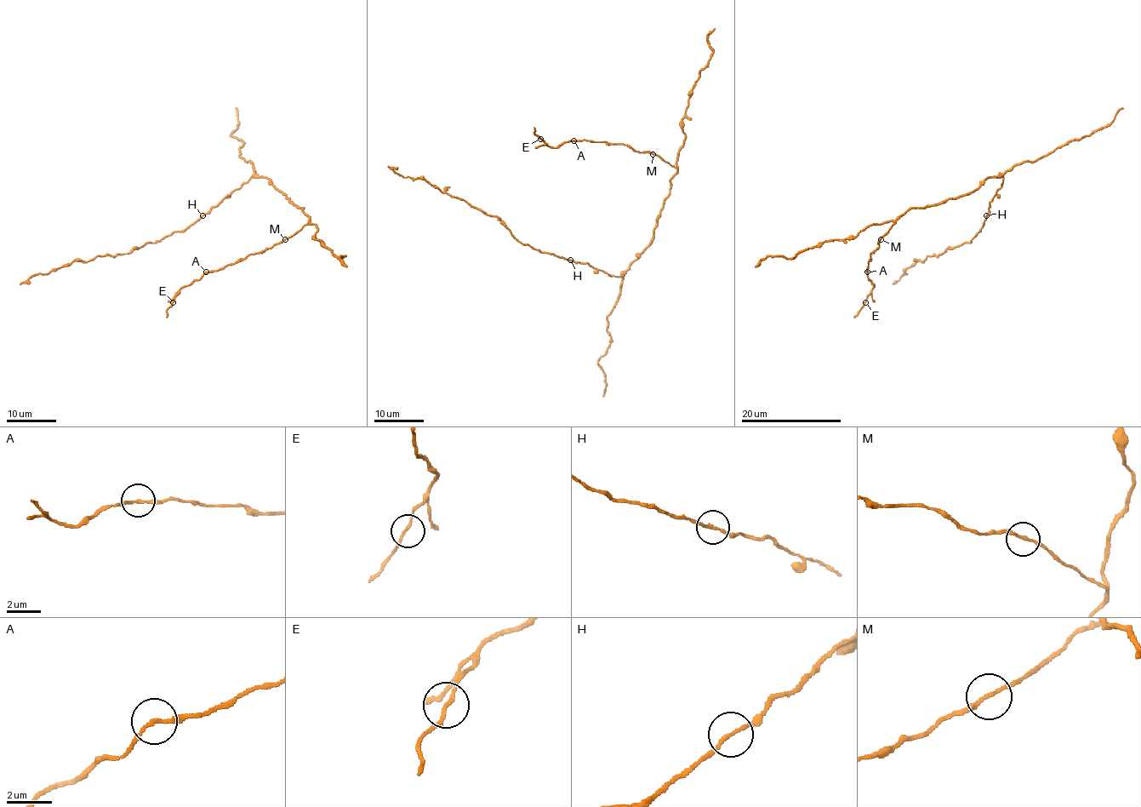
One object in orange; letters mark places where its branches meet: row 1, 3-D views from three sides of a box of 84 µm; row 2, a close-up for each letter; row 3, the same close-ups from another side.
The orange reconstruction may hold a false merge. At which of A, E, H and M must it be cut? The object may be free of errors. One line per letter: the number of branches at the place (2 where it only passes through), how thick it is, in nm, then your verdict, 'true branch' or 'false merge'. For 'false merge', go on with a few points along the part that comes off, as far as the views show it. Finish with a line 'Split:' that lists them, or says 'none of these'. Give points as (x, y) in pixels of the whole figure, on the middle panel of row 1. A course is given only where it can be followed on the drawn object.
A: branches 2; calibre 150 nm; true branch
E: branches 2; calibre 140 nm; true branch
H: branches 2; calibre 150 nm; true branch
M: branches 2; calibre 150 nm; true branch
Split: none of these

